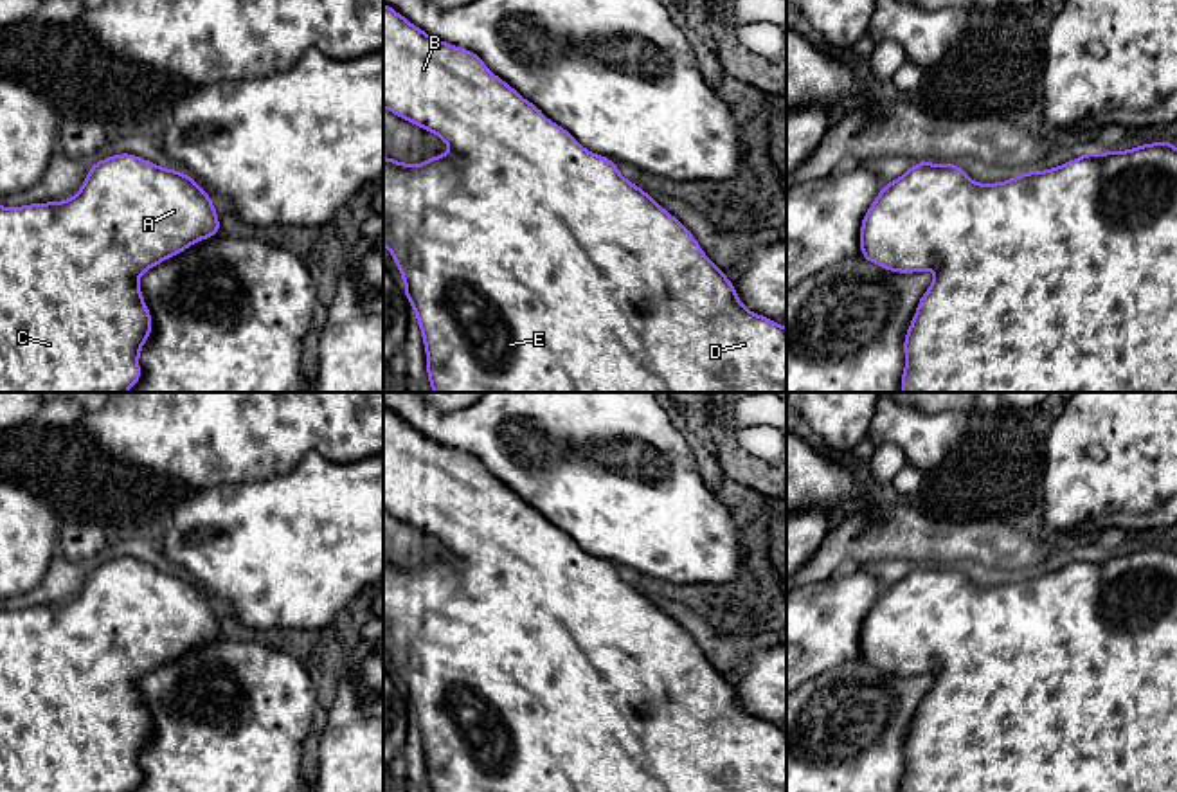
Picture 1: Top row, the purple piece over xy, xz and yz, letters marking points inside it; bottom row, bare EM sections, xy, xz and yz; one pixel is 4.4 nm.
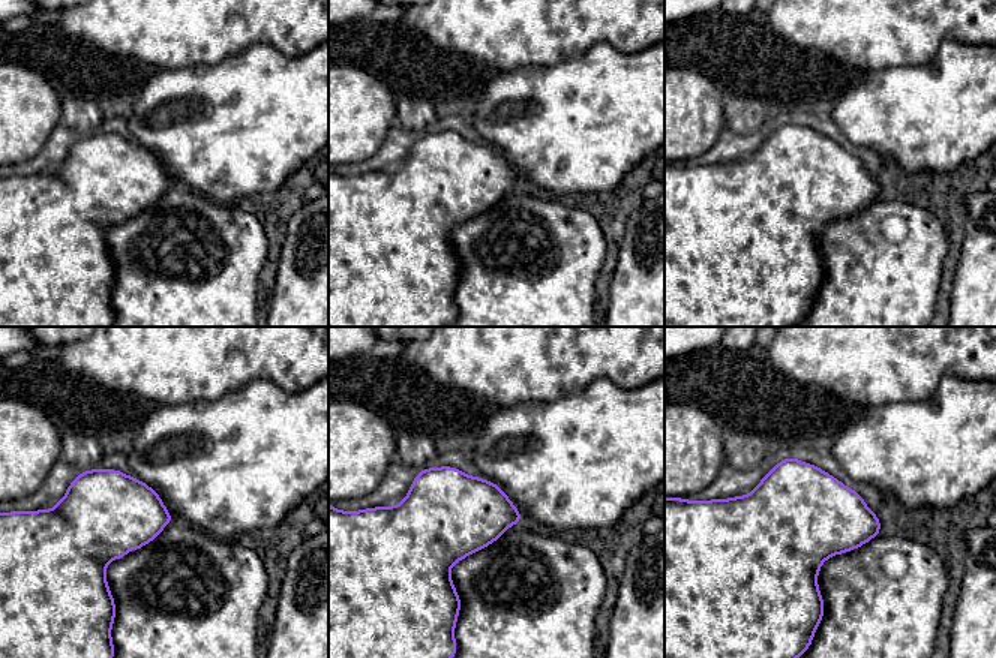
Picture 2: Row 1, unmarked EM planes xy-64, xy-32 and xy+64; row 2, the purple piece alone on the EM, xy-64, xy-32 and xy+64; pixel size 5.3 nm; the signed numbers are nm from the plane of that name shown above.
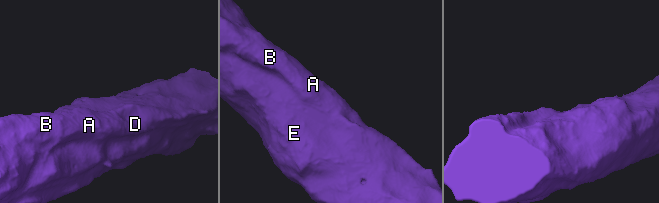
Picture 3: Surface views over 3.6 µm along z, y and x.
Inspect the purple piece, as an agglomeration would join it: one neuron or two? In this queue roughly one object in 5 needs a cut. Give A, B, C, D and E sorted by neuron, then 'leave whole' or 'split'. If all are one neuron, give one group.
A B C D E; leave whole

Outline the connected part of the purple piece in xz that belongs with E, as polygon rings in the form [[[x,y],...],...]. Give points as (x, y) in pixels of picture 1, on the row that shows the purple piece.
[[[383,2],[383,108],[441,137],[450,153],[425,164],[383,157],[383,245],[405,281],[416,311],[434,392],[786,392],[786,328],[747,310],[734,284],[700,248],[695,236],[646,191],[626,180],[617,164],[585,149],[472,50],[441,41]]]

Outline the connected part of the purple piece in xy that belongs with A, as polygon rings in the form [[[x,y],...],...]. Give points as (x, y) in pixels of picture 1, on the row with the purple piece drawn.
[[[131,153],[94,162],[77,194],[65,202],[0,205],[0,392],[128,392],[140,380],[139,355],[153,328],[139,277],[191,245],[220,234],[220,229],[212,198],[189,175],[166,169]]]

